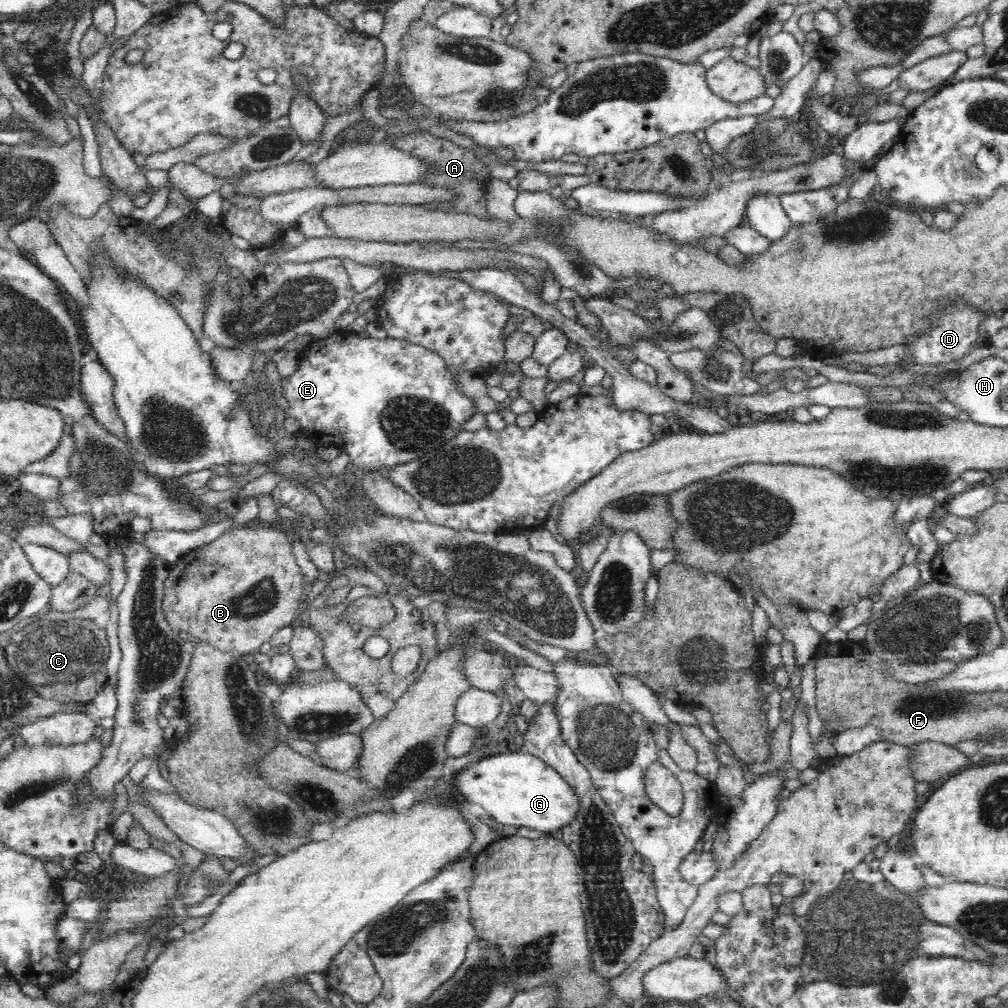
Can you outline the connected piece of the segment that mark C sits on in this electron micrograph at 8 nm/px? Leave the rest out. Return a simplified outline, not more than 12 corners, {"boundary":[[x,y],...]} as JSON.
{"boundary":[[38,620],[10,668],[42,697],[89,702],[108,681],[106,629]]}

